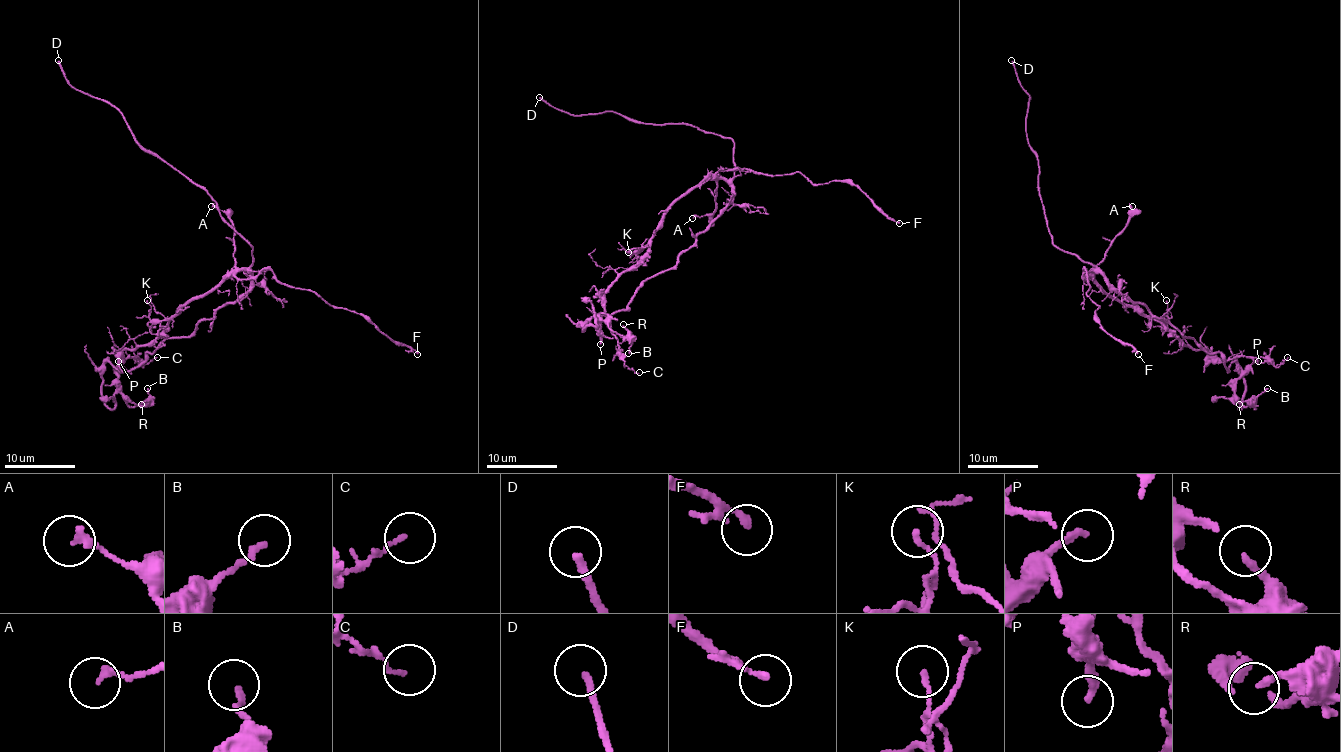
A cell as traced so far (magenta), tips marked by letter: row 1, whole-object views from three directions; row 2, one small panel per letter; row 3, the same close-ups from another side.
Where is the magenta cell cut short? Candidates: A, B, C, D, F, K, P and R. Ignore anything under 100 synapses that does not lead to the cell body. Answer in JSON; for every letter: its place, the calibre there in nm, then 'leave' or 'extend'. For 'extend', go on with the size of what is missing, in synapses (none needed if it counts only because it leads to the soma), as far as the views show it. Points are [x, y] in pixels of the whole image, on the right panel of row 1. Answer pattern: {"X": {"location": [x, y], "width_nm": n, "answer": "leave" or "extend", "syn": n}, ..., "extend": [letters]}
{"A": {"location": [1132, 206], "width_nm": 200, "answer": "leave"}, "B": {"location": [1267, 388], "width_nm": 170, "answer": "leave"}, "C": {"location": [1287, 357], "width_nm": 110, "answer": "leave"}, "D": {"location": [1011, 60], "width_nm": 200, "answer": "extend"}, "F": {"location": [1138, 354], "width_nm": 190, "answer": "leave"}, "K": {"location": [1166, 300], "width_nm": 130, "answer": "leave"}, "P": {"location": [1258, 361], "width_nm": 220, "answer": "leave"}, "R": {"location": [1239, 404], "width_nm": 200, "answer": "leave"}, "extend": ["D"]}

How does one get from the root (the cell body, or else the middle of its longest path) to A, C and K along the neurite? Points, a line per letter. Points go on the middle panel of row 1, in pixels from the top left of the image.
A: (731, 200), (731, 187), (719, 179), (715, 211), (692, 218)
C: (731, 200), (731, 187), (723, 179), (703, 179), (667, 211), (650, 250), (605, 294), (618, 355), (639, 372)
K: (731, 200), (731, 187), (723, 179), (703, 179), (667, 211), (662, 225), (646, 244), (632, 253), (628, 252)

